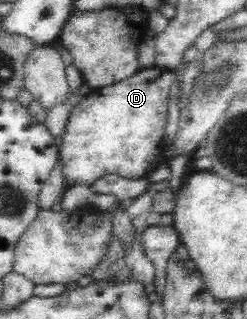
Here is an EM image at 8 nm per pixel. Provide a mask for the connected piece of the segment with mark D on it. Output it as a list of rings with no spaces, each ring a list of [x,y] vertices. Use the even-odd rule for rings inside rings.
[[[146,67],[120,82],[92,90],[80,102],[76,102],[76,106],[69,110],[68,122],[61,136],[62,144],[59,146],[66,184],[90,187],[106,174],[118,174],[122,178],[132,179],[147,178],[160,163],[165,163],[162,154],[166,150],[164,135],[173,82],[174,74],[170,70]]]

